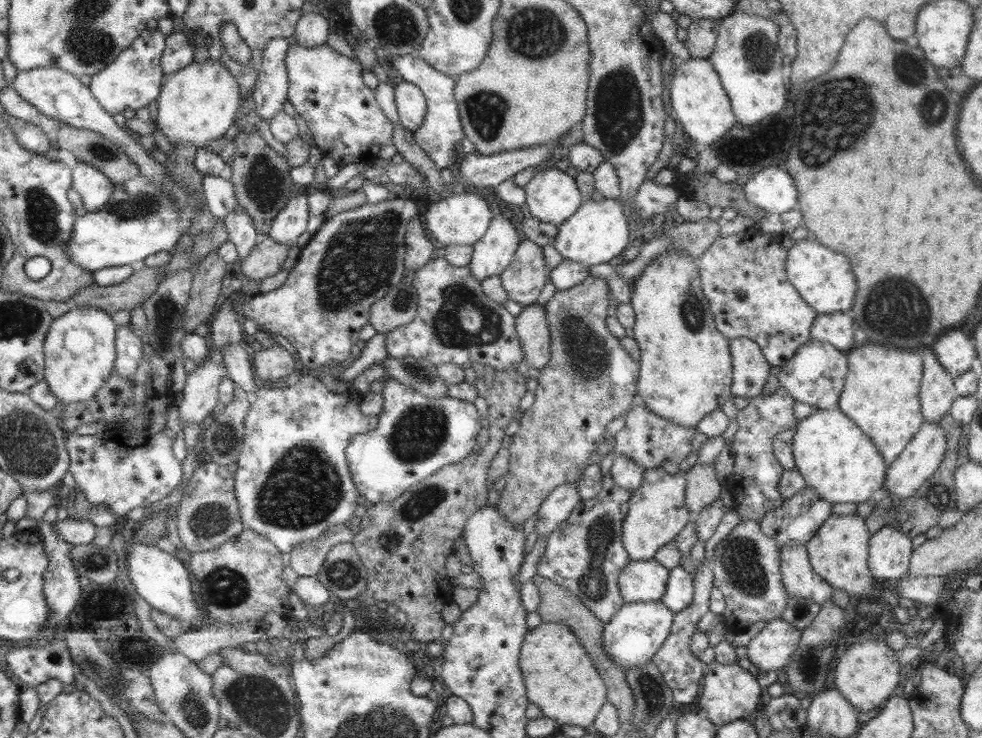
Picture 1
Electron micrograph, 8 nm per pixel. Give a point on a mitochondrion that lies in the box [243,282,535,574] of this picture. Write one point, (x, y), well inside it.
(305, 487)

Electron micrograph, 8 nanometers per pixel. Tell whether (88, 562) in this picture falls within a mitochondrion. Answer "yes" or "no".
yes

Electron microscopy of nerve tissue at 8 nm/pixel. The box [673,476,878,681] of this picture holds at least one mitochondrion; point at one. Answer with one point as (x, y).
(740, 559)

